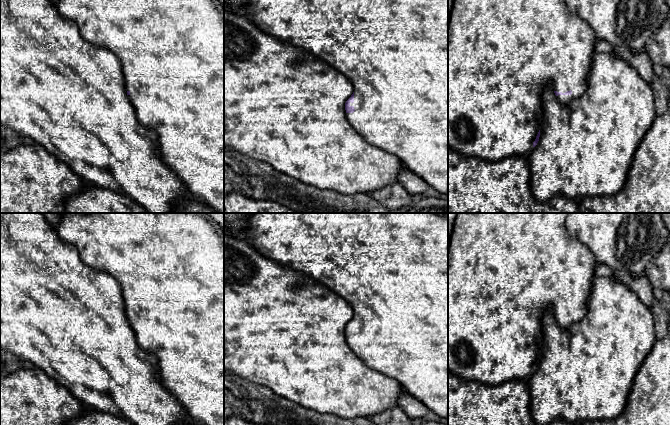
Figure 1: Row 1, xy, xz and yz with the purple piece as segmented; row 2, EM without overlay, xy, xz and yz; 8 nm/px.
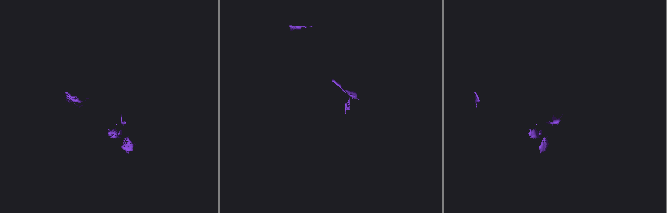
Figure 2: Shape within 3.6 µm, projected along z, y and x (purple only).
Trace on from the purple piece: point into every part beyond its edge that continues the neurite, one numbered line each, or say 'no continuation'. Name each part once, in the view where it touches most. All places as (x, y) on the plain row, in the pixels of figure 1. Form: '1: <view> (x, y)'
1: yz (505, 270)

